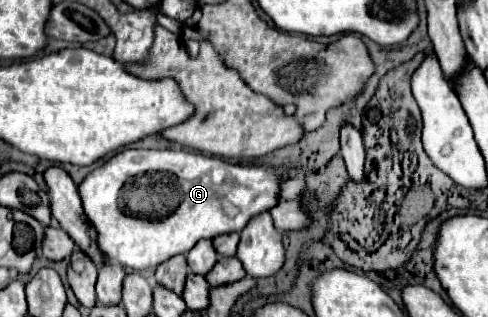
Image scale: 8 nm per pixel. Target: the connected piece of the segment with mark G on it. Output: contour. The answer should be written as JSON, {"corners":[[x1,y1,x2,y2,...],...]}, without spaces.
{"corners":[[124,149,106,165,94,169,78,187,82,205,98,231,98,245,110,261,138,271,158,267,174,255,188,253,200,239,242,231,250,219,278,205,280,185,288,179,288,167,232,165,228,161,190,151]]}

